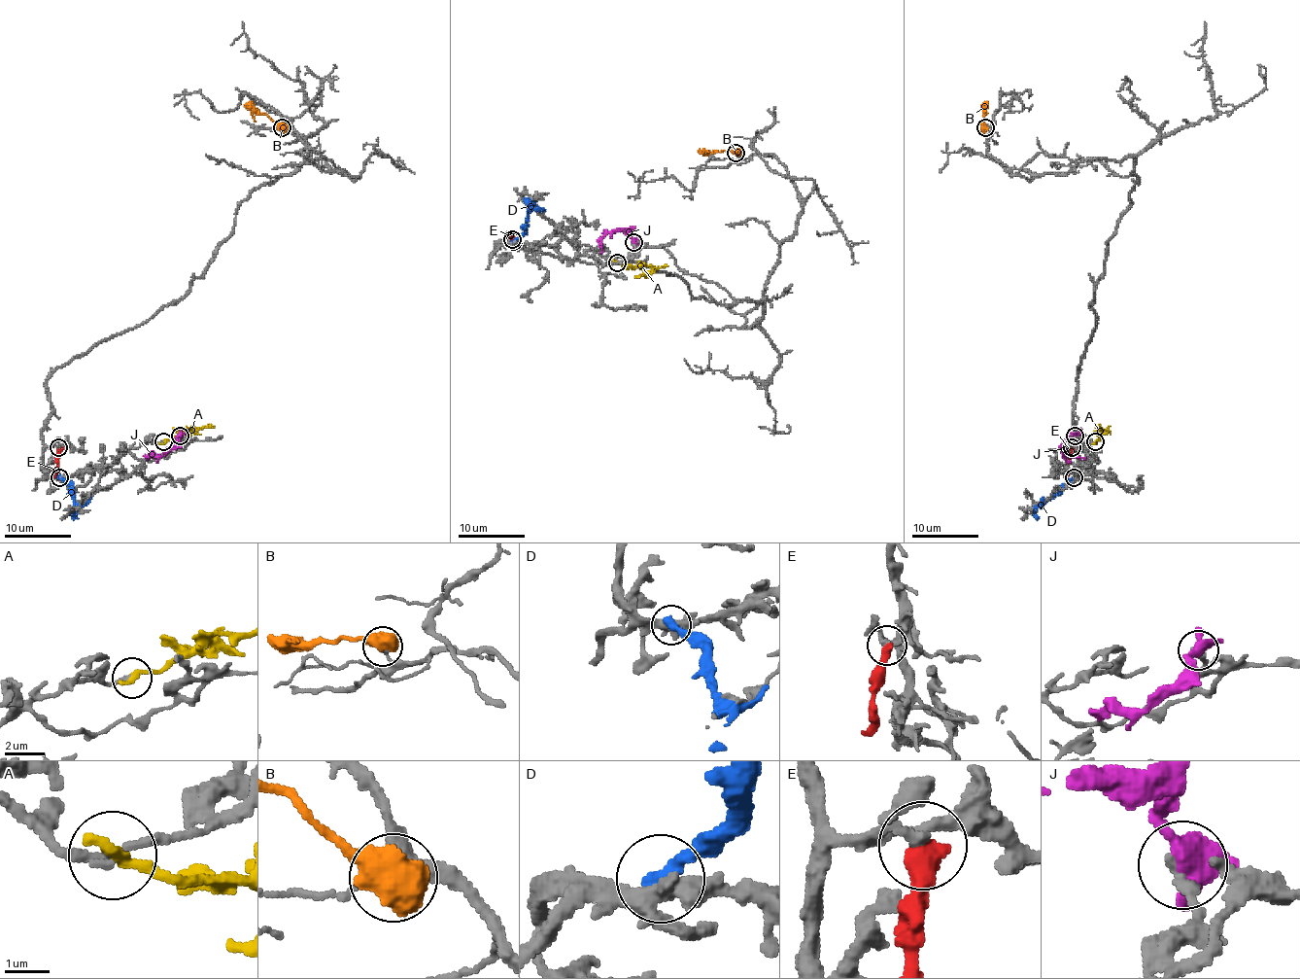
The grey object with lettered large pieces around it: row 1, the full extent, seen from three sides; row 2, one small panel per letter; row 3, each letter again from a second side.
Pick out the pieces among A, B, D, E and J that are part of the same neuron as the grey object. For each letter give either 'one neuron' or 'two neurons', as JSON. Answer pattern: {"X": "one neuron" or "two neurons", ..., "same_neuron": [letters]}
{"A": "one neuron", "B": "two neurons", "D": "two neurons", "E": "two neurons", "J": "two neurons", "same_neuron": ["A"]}

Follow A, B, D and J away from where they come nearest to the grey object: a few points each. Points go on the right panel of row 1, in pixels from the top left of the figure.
A: (1095, 442), (1098, 438), (1098, 426)
B: (986, 127), (982, 124), (982, 104)
D: (1074, 477), (1036, 508), (1037, 520)
J: (1076, 436), (1070, 436), (1064, 444), (1064, 454), (1085, 459)

